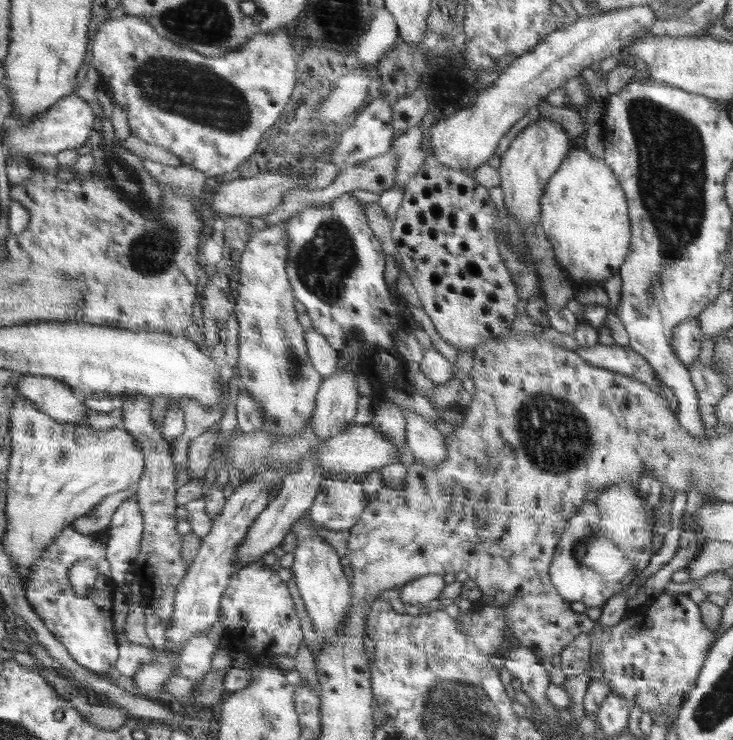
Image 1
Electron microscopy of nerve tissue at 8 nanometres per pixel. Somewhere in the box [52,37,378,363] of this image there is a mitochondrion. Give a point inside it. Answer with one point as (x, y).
(195, 93)

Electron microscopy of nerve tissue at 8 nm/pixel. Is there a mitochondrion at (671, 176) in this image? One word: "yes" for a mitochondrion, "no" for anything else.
yes

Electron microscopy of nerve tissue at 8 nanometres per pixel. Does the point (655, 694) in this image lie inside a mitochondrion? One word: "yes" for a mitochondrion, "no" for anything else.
yes

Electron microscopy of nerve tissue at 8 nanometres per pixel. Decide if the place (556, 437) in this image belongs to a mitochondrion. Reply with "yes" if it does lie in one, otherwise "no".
yes

